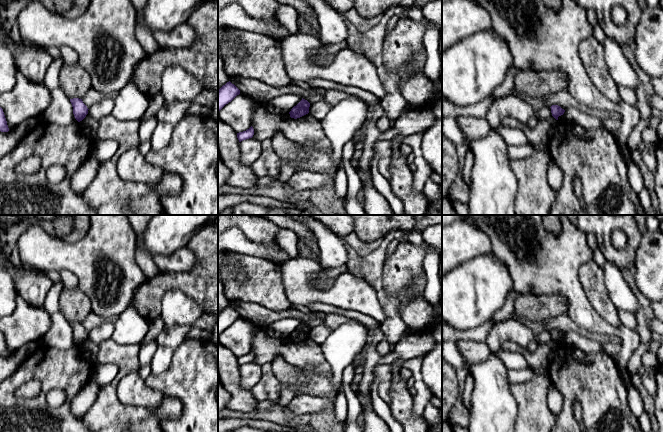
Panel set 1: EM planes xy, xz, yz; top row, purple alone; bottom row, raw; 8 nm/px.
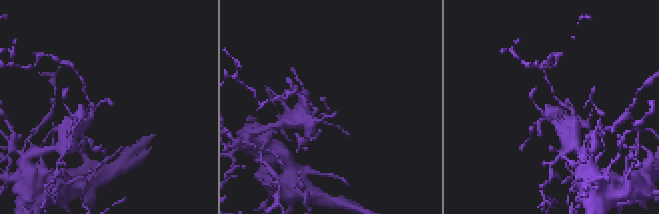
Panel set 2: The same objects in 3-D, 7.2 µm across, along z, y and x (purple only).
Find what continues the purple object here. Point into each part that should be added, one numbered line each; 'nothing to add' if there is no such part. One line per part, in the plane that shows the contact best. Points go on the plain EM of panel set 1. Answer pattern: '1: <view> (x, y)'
nothing to add

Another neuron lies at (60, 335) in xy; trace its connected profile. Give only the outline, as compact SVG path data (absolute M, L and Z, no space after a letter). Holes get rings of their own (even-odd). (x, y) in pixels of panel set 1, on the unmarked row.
M46 271L46 275L53 282L43 305L51 317L51 327L42 340L49 347L65 350L76 348L78 345L74 341L72 328L59 308L59 294L63 289L60 274Z

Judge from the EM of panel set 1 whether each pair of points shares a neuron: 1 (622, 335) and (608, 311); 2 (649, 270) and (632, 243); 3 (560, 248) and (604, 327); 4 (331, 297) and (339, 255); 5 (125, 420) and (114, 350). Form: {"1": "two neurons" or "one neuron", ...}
{"1": "two neurons", "2": "two neurons", "3": "one neuron", "4": "two neurons", "5": "one neuron"}

